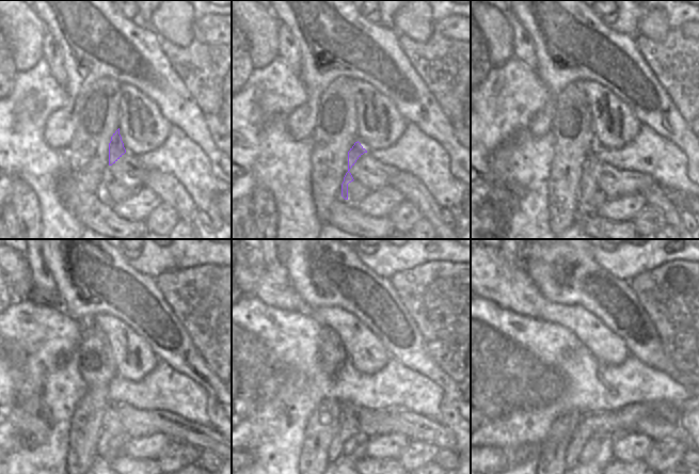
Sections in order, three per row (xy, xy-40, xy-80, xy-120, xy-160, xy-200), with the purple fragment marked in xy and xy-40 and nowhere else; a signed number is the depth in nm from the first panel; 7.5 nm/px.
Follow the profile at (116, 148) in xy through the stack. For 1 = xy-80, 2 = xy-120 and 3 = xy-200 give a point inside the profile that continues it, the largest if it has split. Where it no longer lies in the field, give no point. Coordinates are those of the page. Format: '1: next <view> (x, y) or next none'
1: next xy-80 (588, 186)
2: next xy-120 (111, 426)
3: next xy-200 (583, 433)

